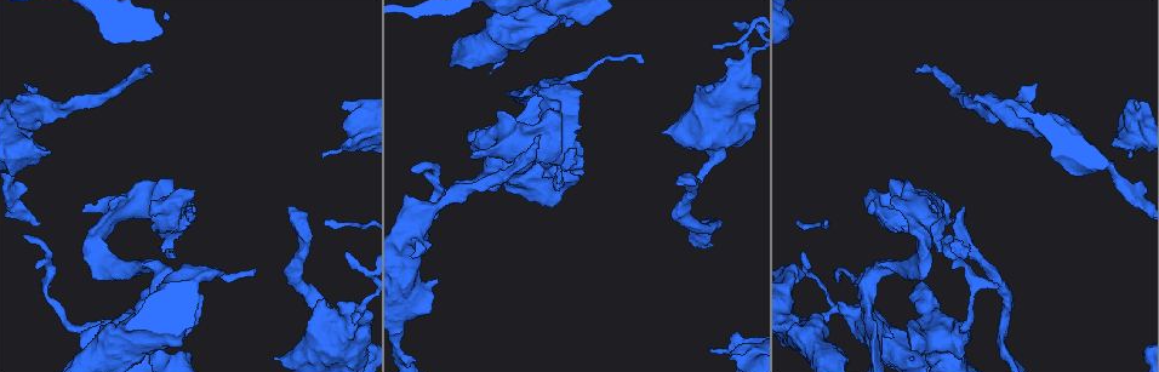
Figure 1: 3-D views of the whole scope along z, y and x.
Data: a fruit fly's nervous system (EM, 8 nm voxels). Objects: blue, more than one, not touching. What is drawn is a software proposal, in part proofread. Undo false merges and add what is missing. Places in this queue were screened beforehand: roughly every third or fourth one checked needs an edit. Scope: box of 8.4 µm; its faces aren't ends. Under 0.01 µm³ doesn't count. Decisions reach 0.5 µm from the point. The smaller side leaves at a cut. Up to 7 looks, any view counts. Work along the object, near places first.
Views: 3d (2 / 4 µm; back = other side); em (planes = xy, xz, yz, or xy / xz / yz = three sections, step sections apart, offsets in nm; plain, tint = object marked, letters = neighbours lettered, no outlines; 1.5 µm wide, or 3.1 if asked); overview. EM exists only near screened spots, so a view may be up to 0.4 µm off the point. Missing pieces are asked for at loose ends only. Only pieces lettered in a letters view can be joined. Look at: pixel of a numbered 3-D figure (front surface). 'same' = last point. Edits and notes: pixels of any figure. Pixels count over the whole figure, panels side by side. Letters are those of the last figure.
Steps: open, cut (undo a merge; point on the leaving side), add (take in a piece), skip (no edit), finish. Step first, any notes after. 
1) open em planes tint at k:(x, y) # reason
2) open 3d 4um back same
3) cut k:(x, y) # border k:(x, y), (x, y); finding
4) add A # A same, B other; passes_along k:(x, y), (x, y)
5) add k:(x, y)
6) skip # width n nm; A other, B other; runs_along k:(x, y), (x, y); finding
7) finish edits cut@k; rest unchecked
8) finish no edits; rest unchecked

open 3d 4um at 1:(912, 348) # branch stops here

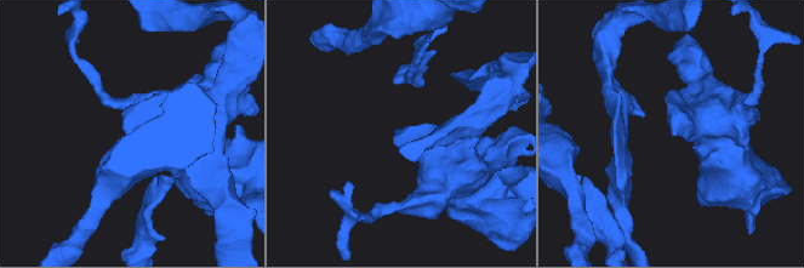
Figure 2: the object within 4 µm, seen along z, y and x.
open em xy step 8 letters at 2:(677, 135) # now the EM

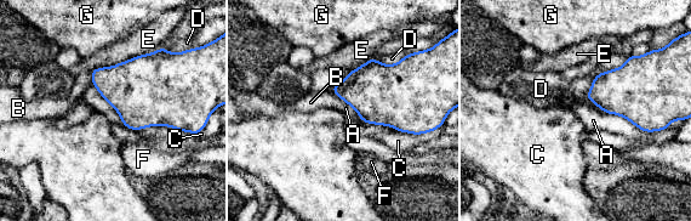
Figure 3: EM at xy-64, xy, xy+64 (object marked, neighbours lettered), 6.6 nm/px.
open em planes letters same # cut it another way

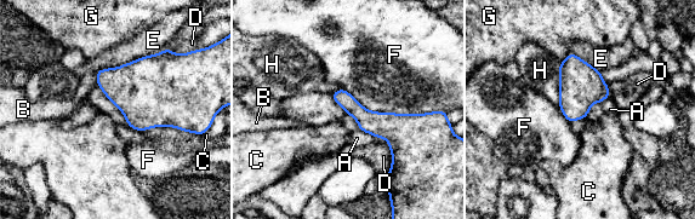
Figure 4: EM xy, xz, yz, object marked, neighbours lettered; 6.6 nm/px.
skip # longest_contact F 650 nm; A other, B other, C other, D other, E other, F other, G other, H other; runs_along 4:(336, 94), (370, 122), (420, 116); no lettered piece goes on from it

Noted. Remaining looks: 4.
open 3d 4um at 1:(291, 209) # branch stops here

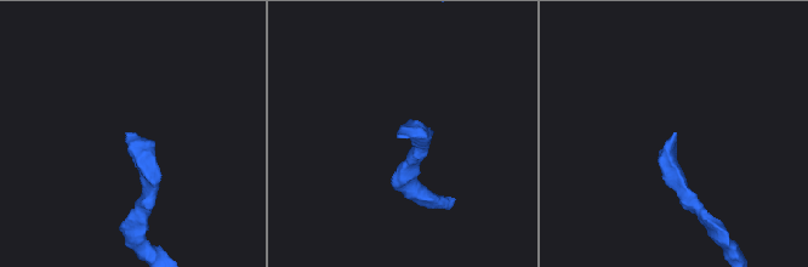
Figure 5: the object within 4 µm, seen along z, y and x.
open em xz step 8 letters at 5:(128, 136) # need the tissue

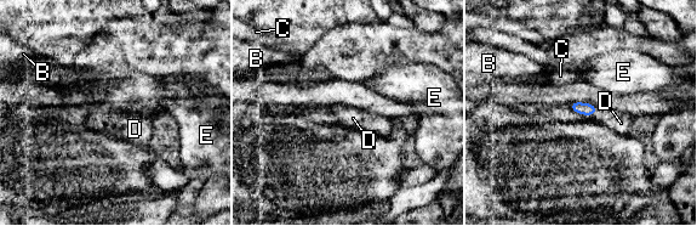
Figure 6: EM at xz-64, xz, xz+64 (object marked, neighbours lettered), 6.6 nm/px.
add D # longest_contact D 70 nm; B other, C other, D same, E other; passes_along 6:(578, 107), (594, 113), (621, 123); it goes on there

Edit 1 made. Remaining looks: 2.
open em xz step 4 letters at 1:(1130, 156) # an open end

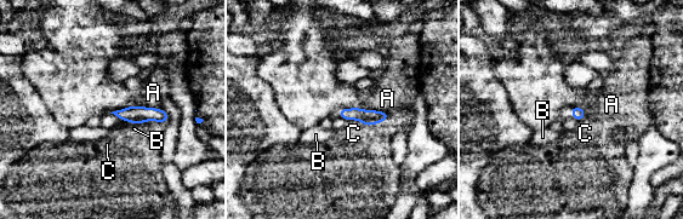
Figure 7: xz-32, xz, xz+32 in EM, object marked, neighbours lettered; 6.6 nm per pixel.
skip # A other, B other, C other; border 7:(358, 107), (390, 115); no lettered piece goes on from it

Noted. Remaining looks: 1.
finish edits add@6; rest unchecked

